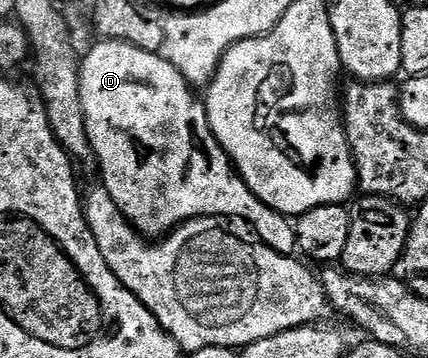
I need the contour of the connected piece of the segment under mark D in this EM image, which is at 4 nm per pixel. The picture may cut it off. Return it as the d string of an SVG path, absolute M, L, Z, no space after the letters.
M104 39L98 40L96 42L98 45L94 47L93 50L90 51L89 54L84 54L83 60L81 62L81 102L83 103L83 119L87 123L87 139L91 143L91 147L93 148L93 153L97 157L97 163L99 166L99 174L101 173L101 177L103 180L103 187L109 192L111 195L111 199L117 205L119 211L125 216L126 220L129 221L129 224L133 226L133 228L141 234L142 237L146 239L161 239L166 235L173 232L174 229L179 225L185 224L187 221L194 221L196 217L219 217L222 219L228 219L228 217L242 217L245 221L250 221L253 224L253 229L257 234L255 234L256 240L260 242L262 245L266 245L267 247L271 247L278 253L279 255L287 255L288 257L294 256L298 252L297 248L297 230L295 228L294 222L290 220L286 214L277 213L274 209L265 205L257 196L250 191L247 187L247 183L243 178L241 178L240 173L237 172L234 164L230 161L229 156L225 154L225 148L221 144L218 143L216 135L211 131L211 127L209 126L209 117L205 114L205 106L199 100L199 97L196 97L194 86L188 85L186 81L183 79L183 75L179 75L179 71L175 71L175 67L171 67L171 63L167 63L167 59L162 57L160 53L148 53L147 51L143 51L139 47L135 47L131 43L127 43L126 41L106 41Z

